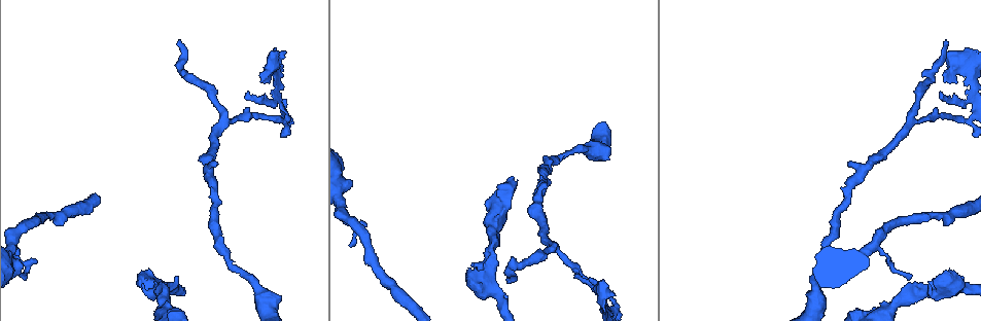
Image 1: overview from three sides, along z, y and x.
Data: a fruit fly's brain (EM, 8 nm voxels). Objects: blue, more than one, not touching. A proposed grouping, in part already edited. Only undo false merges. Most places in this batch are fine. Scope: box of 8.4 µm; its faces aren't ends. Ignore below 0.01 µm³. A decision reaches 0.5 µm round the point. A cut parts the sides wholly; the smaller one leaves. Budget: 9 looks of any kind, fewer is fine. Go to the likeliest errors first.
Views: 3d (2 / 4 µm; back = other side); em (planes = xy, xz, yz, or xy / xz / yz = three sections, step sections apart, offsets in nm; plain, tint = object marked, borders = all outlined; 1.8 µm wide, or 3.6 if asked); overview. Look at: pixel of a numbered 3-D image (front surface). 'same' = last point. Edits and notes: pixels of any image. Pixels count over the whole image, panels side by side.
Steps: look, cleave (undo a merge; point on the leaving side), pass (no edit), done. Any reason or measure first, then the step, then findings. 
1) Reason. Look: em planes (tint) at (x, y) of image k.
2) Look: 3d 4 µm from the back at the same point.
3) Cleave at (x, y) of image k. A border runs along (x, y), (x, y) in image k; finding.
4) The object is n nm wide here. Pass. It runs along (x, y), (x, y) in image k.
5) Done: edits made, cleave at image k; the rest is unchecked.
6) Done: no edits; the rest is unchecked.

Abrupt turn. Look: 3d 2 µm at (967, 122) of image 1.

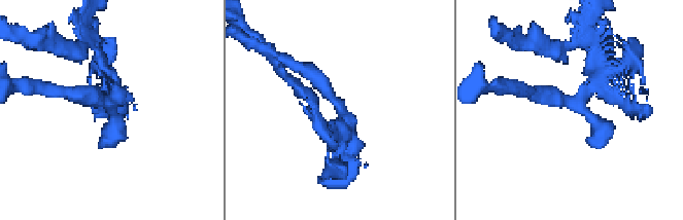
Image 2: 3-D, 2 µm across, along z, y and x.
Now the EM. Look: em planes (tint) at (343, 110) of image 2.

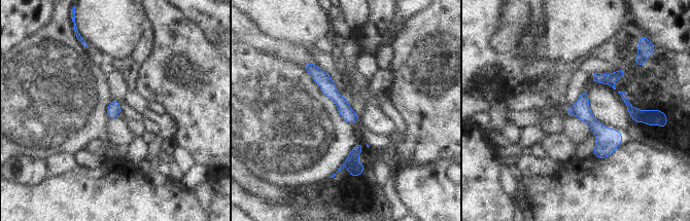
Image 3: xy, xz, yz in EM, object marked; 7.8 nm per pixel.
The object is 100 nm wide here. Pass. It runs along (306, 66), (342, 103), (351, 120) in image 3; all the same neuron.

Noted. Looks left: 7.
Look: em planes (borders) at (914, 119) of image 1.

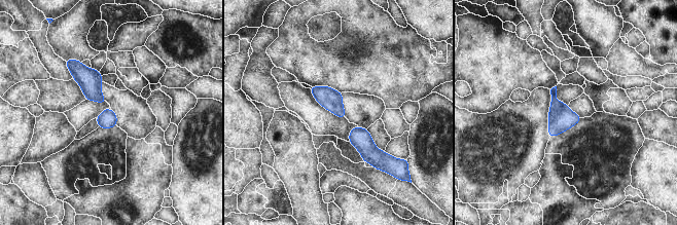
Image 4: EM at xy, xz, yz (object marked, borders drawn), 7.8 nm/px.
Pass. Continuous, no second neuron.

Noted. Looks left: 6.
A fork. Look: em planes (plain) at (944, 288) of image 1.

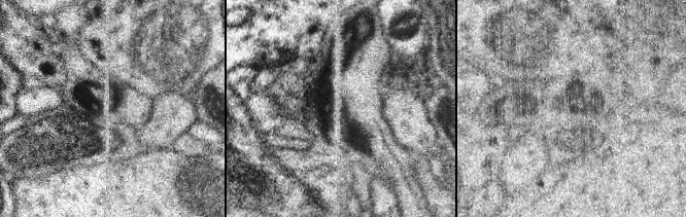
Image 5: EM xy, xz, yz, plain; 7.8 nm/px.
Where the object lies. Look: em planes (tint) at the same point.

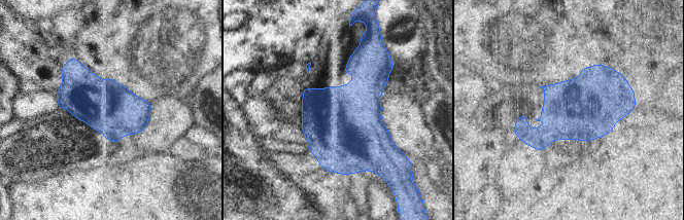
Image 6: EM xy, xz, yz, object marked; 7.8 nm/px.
Pass. One neuron here.

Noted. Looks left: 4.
Calibre changes. Look: em xy step 16 (tint) at (346, 224) of image 1.

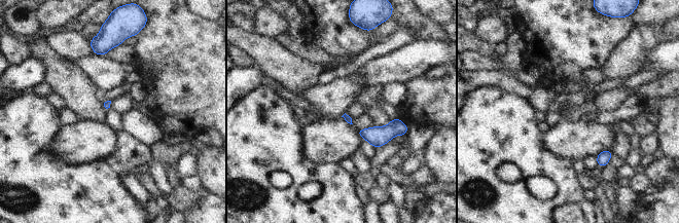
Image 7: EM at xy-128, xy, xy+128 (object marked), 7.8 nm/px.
Cut it another way. Look: em planes (borders) at the same point.

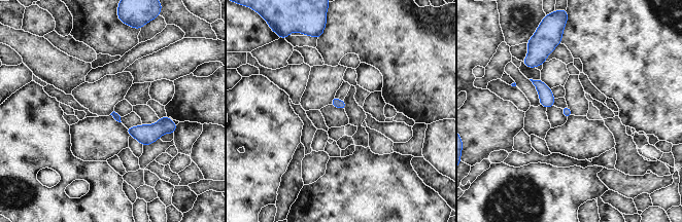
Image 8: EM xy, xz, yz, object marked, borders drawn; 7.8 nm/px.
Pass. One neuron here.

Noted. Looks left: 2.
Done: no edits; the rest is unchecked.

